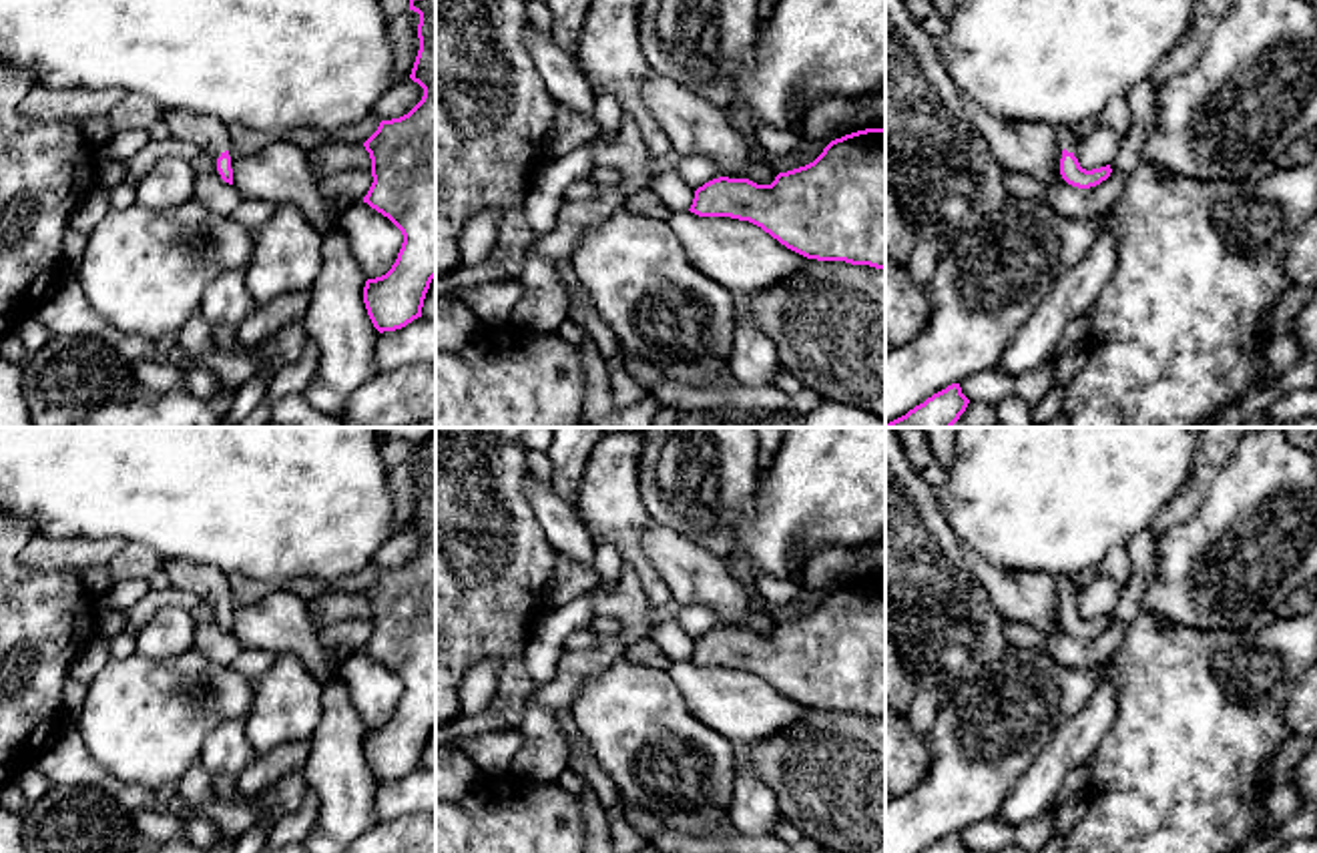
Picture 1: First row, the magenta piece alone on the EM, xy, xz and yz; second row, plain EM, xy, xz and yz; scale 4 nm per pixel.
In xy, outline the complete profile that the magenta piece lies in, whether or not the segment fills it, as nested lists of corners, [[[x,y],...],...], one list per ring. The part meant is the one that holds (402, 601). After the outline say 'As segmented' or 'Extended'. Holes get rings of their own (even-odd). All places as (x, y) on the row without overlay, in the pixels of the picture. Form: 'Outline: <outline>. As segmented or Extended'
Outline: [[[436,436],[412,446],[410,460],[420,464],[420,500],[410,528],[424,538],[424,546],[408,564],[381,570],[363,592],[373,626],[363,652],[387,666],[404,684],[391,719],[367,729],[363,737],[367,765],[379,783],[402,779],[422,767],[426,743],[436,727]]]. As segmented

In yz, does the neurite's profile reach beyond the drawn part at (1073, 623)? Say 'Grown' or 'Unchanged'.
Grown

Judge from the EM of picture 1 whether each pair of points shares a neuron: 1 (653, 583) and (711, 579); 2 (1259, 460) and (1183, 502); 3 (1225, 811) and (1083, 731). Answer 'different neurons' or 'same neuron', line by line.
1: different neurons
2: different neurons
3: different neurons

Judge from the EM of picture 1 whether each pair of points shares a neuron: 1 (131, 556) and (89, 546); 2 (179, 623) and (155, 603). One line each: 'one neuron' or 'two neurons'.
1: two neurons
2: two neurons

